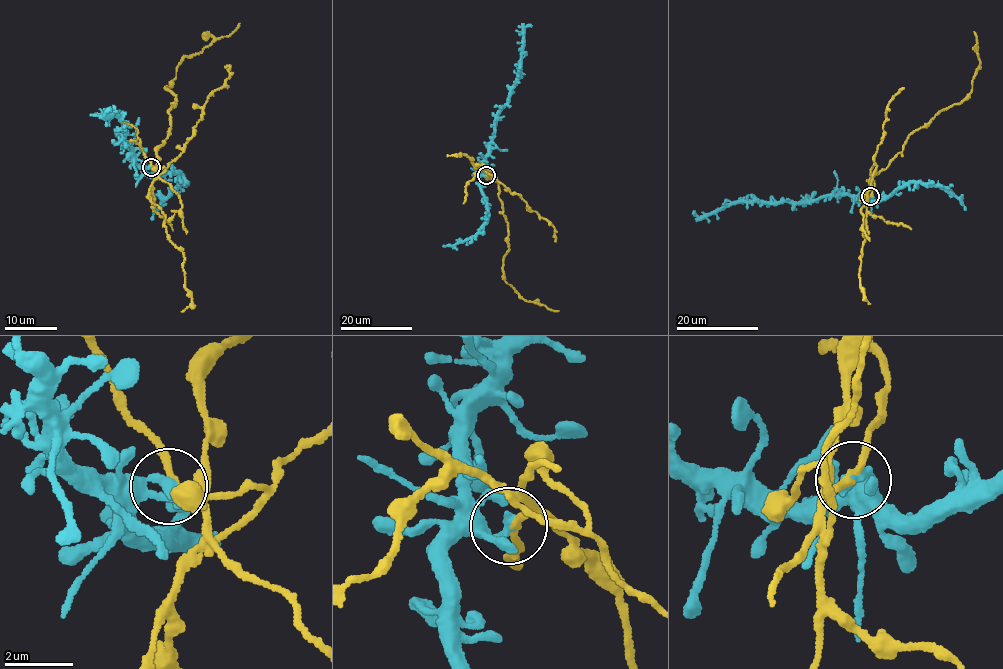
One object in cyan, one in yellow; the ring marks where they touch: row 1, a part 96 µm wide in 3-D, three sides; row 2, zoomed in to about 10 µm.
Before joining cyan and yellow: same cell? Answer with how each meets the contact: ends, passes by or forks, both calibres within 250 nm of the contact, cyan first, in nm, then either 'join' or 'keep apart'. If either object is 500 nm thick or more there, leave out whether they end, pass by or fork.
cyan ends there; yellow passes by; 360 nm thick on the cyan side, 170 nm on the other; keep apart

